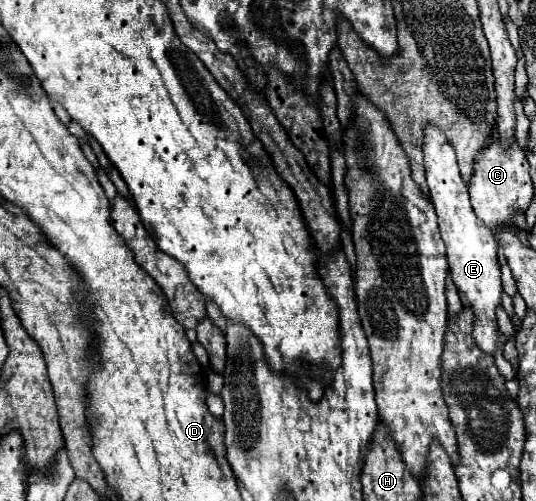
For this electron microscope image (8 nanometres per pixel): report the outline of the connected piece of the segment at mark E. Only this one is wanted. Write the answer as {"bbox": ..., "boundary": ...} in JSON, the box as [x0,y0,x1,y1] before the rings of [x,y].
{"bbox":[424,126,502,356],"boundary":[[[426,126],[424,128],[424,166],[426,166],[426,180],[430,188],[430,200],[436,208],[438,226],[442,232],[442,240],[446,244],[446,256],[450,264],[452,280],[470,302],[470,310],[474,312],[474,328],[472,338],[476,346],[484,352],[494,356],[500,348],[500,330],[496,320],[496,308],[502,304],[502,282],[500,282],[500,266],[498,266],[498,244],[496,238],[472,212],[470,200],[468,200],[468,186],[462,182],[458,164],[456,164],[456,152],[444,138],[444,134],[438,128]]]}

